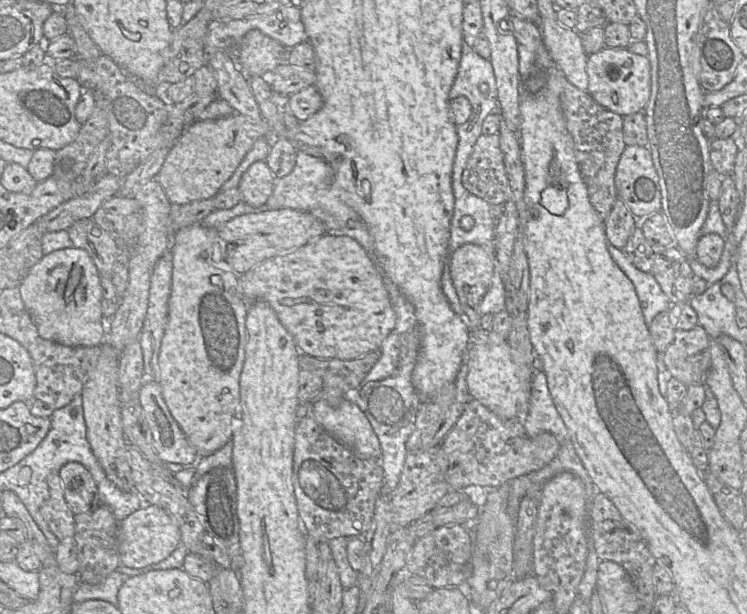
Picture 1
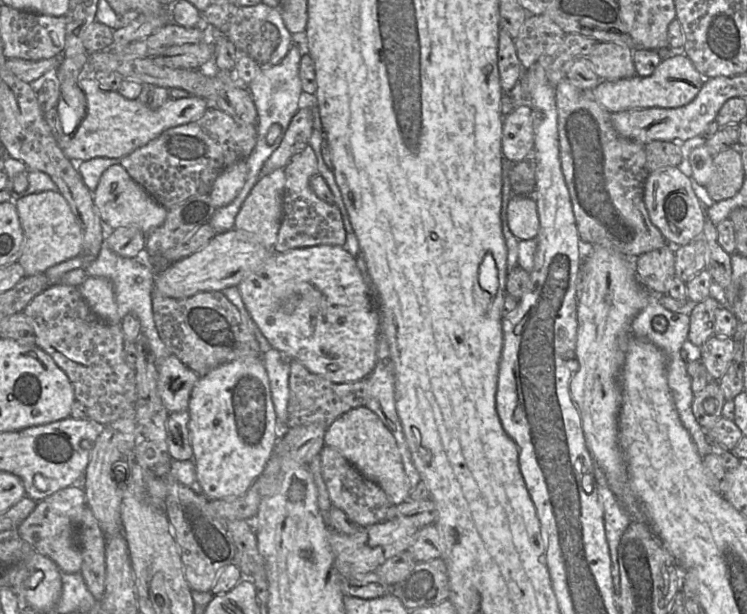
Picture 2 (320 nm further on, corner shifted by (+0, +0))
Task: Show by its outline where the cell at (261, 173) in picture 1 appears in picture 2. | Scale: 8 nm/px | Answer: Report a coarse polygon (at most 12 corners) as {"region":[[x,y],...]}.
{"region":[[284,169],[260,177],[235,218],[273,251]]}

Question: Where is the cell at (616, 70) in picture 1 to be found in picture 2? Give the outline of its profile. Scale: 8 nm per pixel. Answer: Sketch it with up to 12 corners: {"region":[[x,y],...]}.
{"region":[[682,52],[583,90],[609,113],[679,108],[705,78]]}

